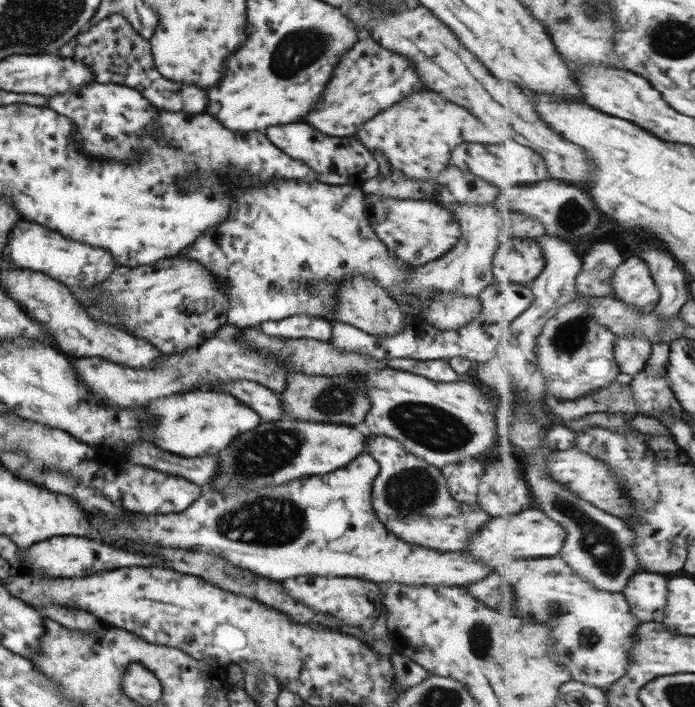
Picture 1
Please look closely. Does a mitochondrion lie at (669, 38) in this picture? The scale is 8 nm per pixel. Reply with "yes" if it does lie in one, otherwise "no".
yes

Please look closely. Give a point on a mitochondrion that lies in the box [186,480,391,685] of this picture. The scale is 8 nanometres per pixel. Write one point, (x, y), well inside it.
(270, 522)

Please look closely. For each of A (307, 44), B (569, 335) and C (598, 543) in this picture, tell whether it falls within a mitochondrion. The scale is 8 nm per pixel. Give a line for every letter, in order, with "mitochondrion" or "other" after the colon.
A: mitochondrion
B: mitochondrion
C: mitochondrion

